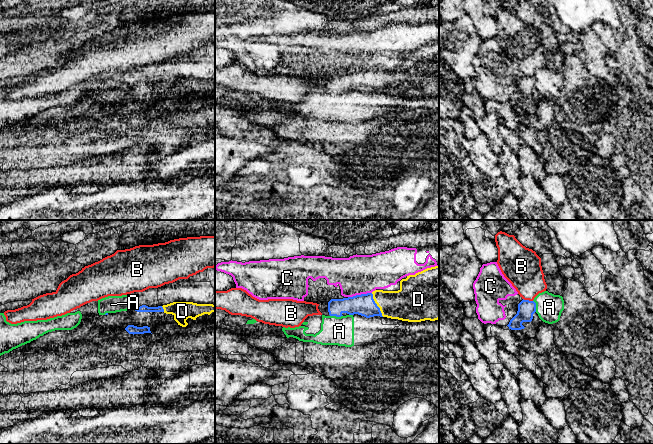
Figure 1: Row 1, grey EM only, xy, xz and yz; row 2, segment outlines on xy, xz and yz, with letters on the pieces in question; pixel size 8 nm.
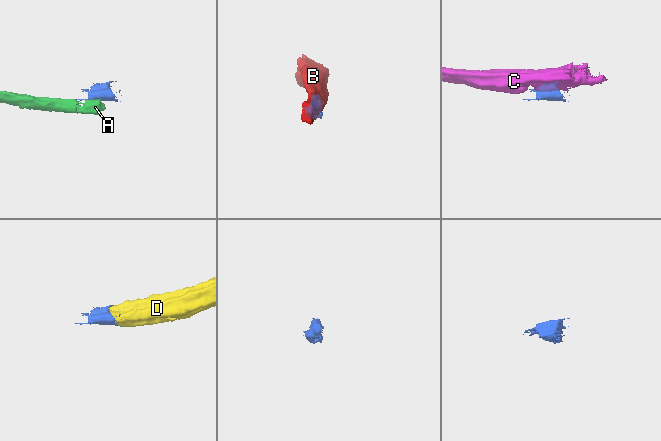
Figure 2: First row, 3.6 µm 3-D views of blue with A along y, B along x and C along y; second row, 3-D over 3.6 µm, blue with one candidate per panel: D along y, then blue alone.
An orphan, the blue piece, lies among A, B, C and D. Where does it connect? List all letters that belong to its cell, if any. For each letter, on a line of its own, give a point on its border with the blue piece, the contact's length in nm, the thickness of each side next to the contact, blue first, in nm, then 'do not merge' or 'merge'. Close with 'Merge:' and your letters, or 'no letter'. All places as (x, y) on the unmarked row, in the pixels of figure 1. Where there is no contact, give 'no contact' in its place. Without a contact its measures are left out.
A: contact xz (336, 92); length 100 nm; calibres 170 and 220 nm; do not merge
B: contact yz (528, 76); length 80 nm; calibres 140 and 300 nm; do not merge
C: contact xz (359, 71); length 200 nm; calibres 170 and 320 nm; do not merge
D: contact xz (376, 81); length 220 nm; calibres 170 and 280 nm; merge
Merge: D

